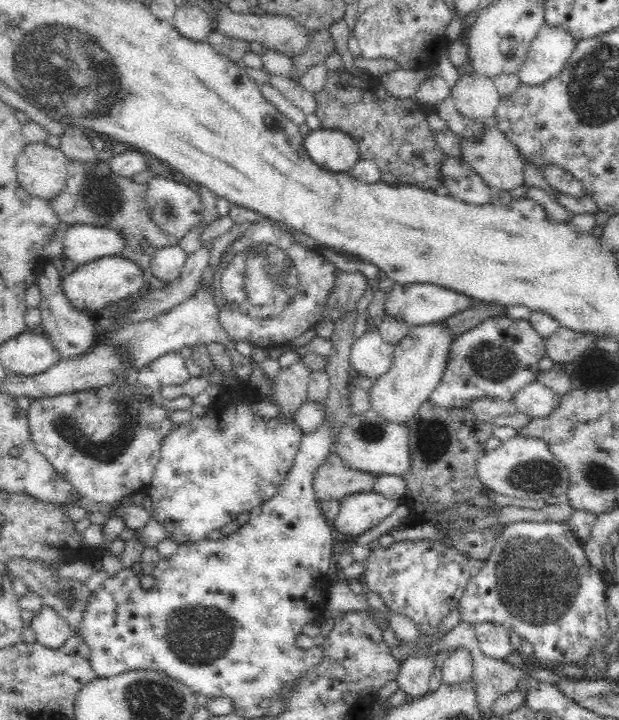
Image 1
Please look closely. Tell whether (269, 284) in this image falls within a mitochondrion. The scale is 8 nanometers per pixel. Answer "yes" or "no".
yes

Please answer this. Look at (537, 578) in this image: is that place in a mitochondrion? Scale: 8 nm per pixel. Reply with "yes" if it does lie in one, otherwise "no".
yes

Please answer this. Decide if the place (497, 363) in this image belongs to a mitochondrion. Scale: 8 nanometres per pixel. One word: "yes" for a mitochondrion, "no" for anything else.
yes

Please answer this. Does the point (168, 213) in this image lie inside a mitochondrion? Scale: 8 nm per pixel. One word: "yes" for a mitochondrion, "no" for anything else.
yes

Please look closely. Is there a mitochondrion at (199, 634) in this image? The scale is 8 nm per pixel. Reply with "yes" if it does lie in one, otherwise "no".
yes

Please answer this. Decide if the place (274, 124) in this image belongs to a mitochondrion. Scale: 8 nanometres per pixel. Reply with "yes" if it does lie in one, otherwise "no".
no

